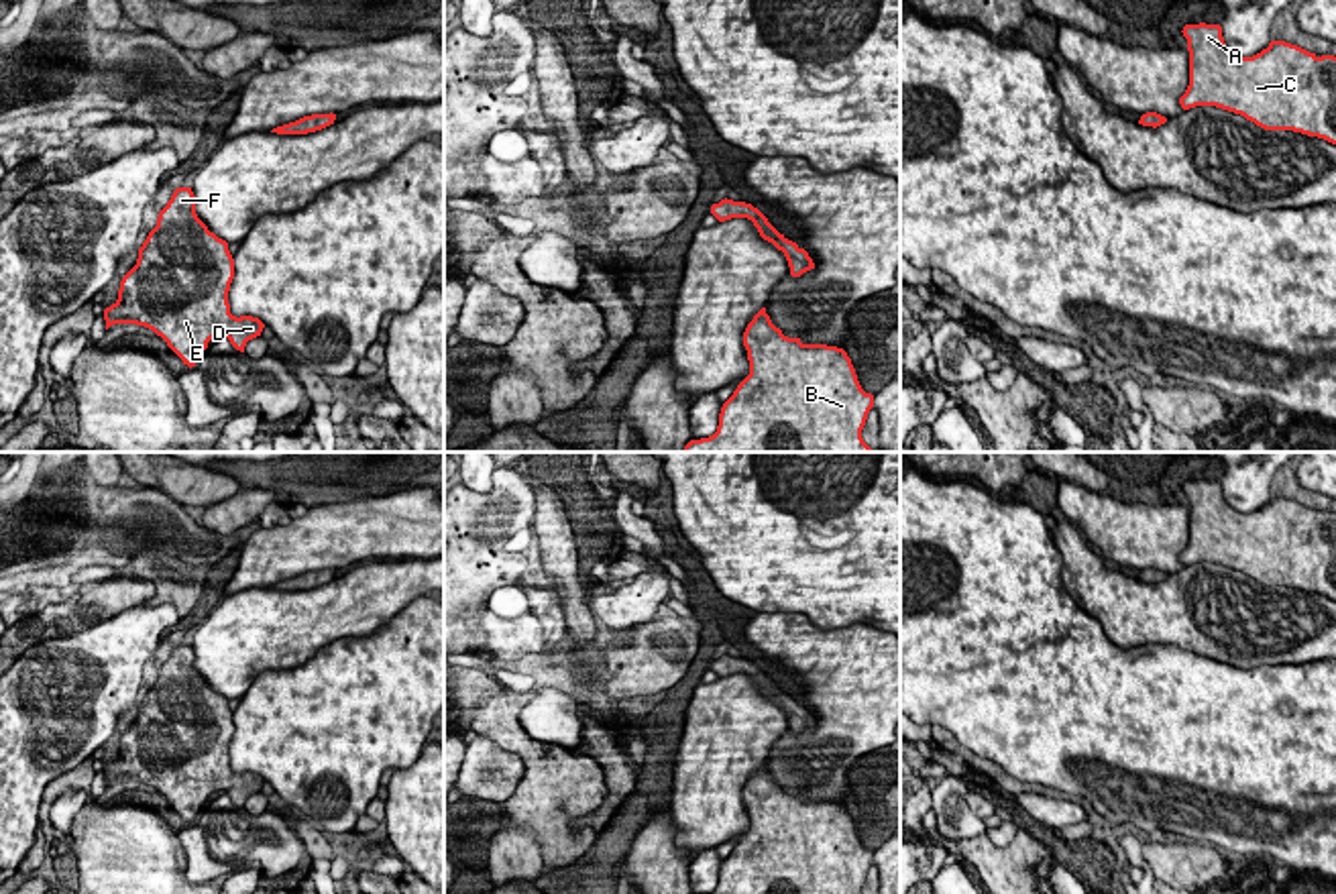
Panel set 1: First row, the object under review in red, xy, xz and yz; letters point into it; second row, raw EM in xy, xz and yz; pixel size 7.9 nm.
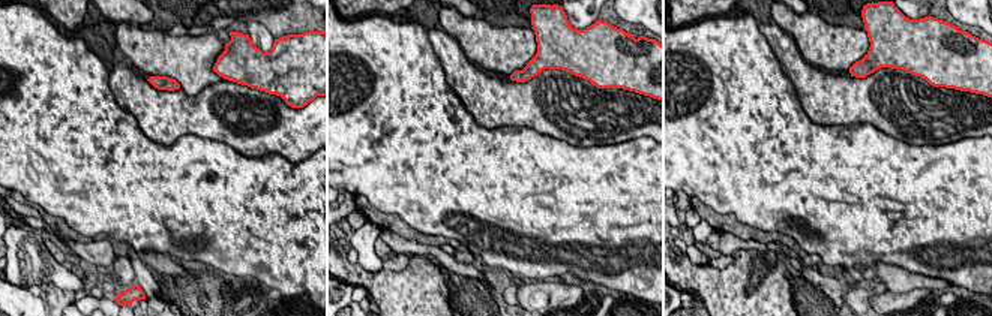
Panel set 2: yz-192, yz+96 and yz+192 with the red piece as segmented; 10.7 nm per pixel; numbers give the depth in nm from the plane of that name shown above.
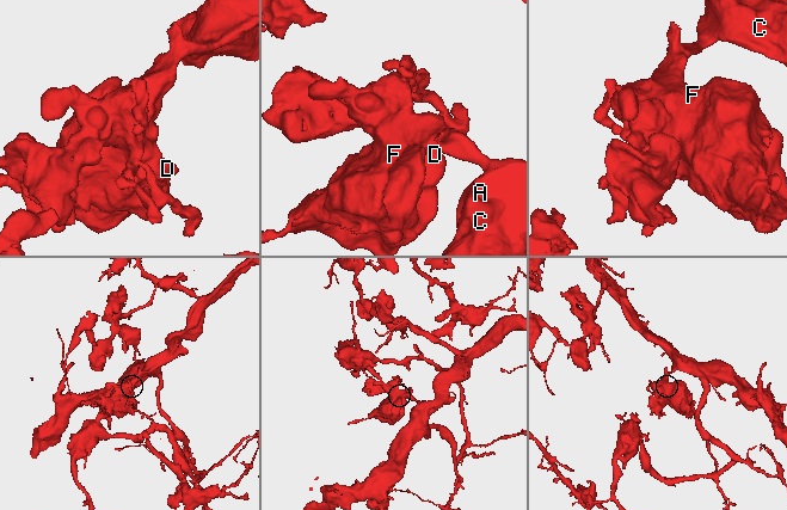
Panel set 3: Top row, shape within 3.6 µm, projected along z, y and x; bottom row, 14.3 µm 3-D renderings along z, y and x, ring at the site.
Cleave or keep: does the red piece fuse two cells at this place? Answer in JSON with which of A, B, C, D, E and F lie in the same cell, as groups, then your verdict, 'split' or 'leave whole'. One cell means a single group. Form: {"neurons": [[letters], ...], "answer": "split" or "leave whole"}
{"neurons": [["A", "B", "C", "D", "E", "F"]], "answer": "leave whole"}

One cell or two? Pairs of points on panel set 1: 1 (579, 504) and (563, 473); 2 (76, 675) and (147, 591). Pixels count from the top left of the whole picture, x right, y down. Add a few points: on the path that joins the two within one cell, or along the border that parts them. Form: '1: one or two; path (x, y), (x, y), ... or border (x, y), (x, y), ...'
1: one; path (579, 495), (571, 481)
2: two; border (147, 601), (110, 616), (92, 628)

